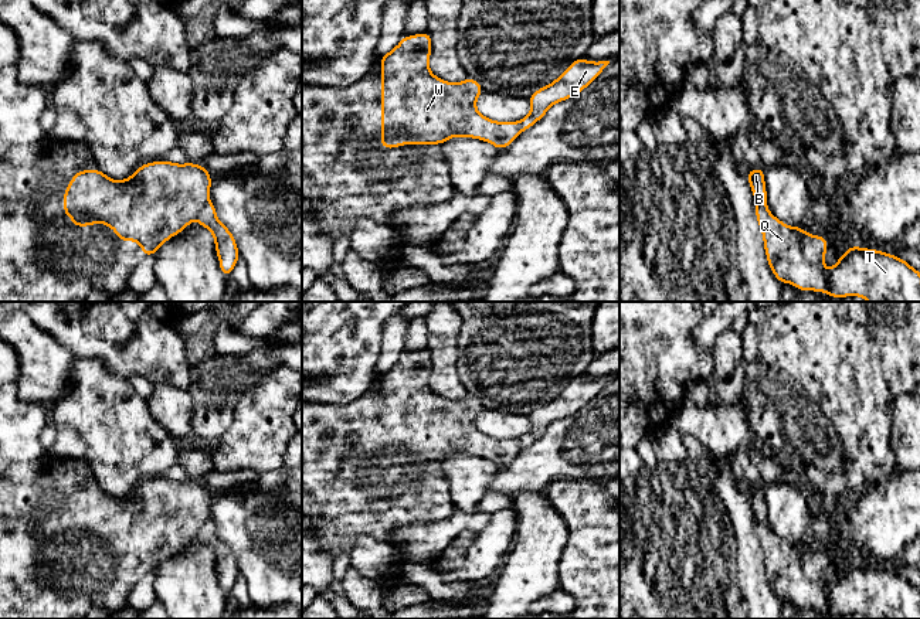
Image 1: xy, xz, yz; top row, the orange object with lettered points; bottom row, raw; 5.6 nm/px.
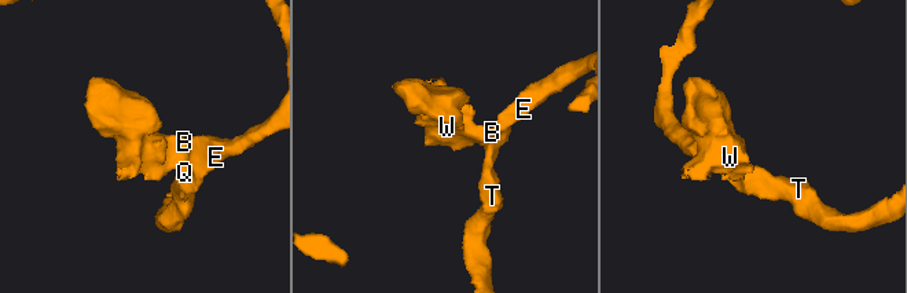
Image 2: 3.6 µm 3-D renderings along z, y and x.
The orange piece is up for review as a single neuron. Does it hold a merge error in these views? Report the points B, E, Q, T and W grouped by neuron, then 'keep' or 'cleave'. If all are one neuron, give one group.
B W / E Q T | cleave

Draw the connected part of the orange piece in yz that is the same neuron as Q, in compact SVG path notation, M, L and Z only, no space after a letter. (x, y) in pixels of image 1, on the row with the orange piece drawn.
M757 205L756 217L761 227L768 265L782 285L790 282L800 290L824 292L834 299L862 296L869 302L920 302L920 271L913 269L904 259L873 248L849 246L836 265L826 271L824 255L828 241L824 237L809 235L802 227L788 227Z

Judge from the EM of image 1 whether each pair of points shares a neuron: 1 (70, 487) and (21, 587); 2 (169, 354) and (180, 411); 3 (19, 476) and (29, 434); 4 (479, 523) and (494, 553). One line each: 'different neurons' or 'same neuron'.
1: same neuron
2: different neurons
3: different neurons
4: different neurons

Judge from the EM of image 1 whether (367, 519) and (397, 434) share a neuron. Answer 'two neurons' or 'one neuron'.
one neuron

